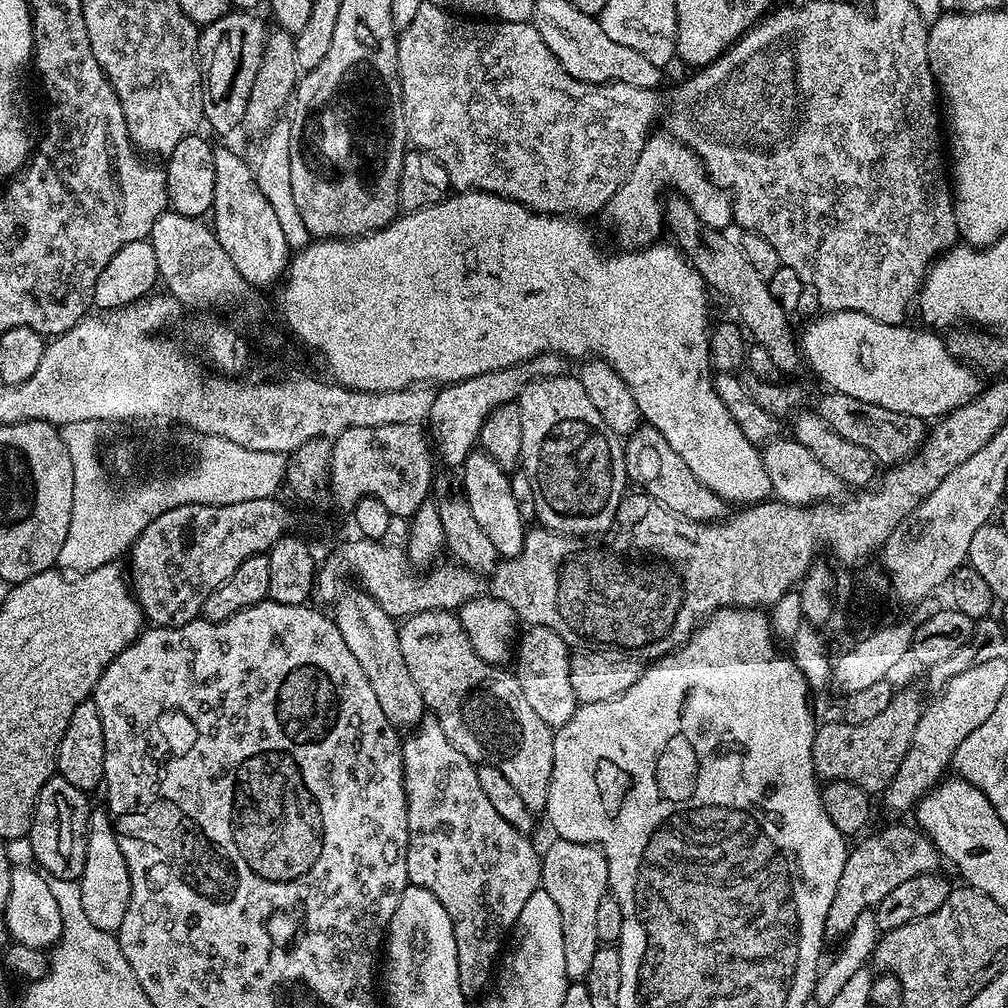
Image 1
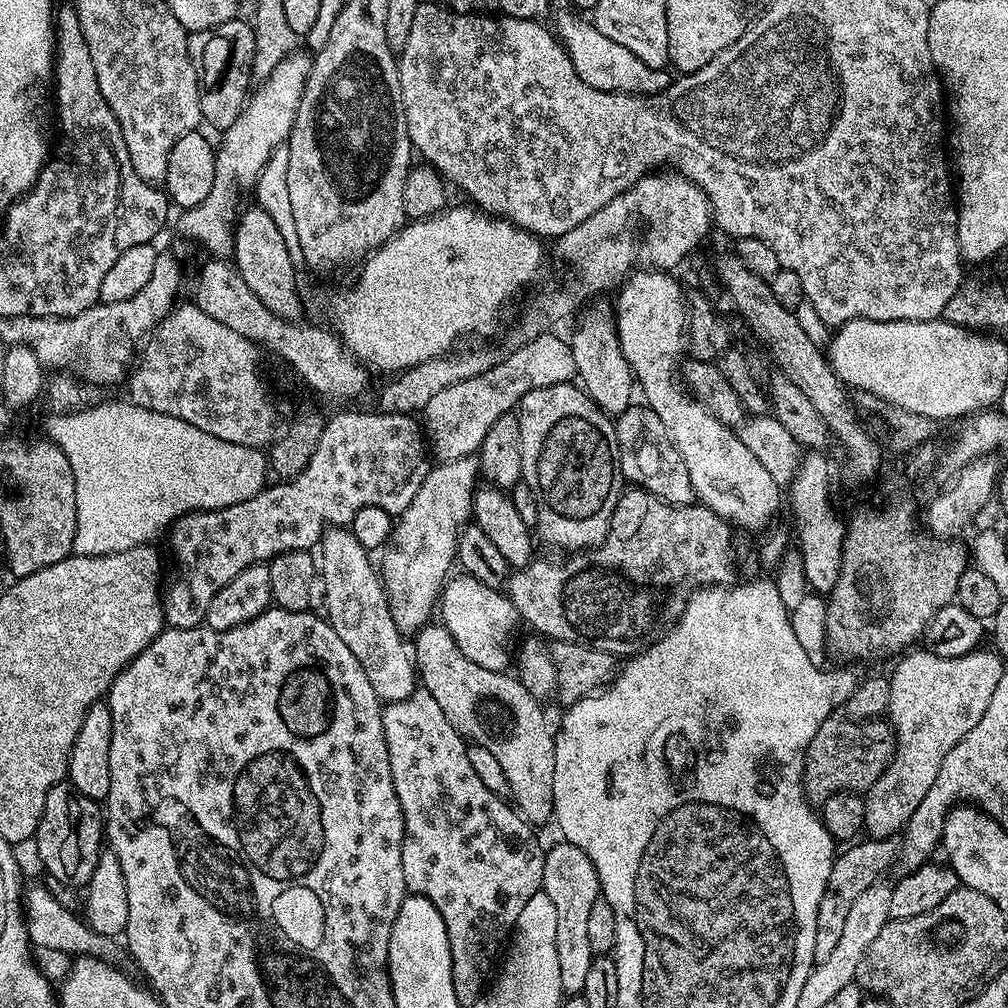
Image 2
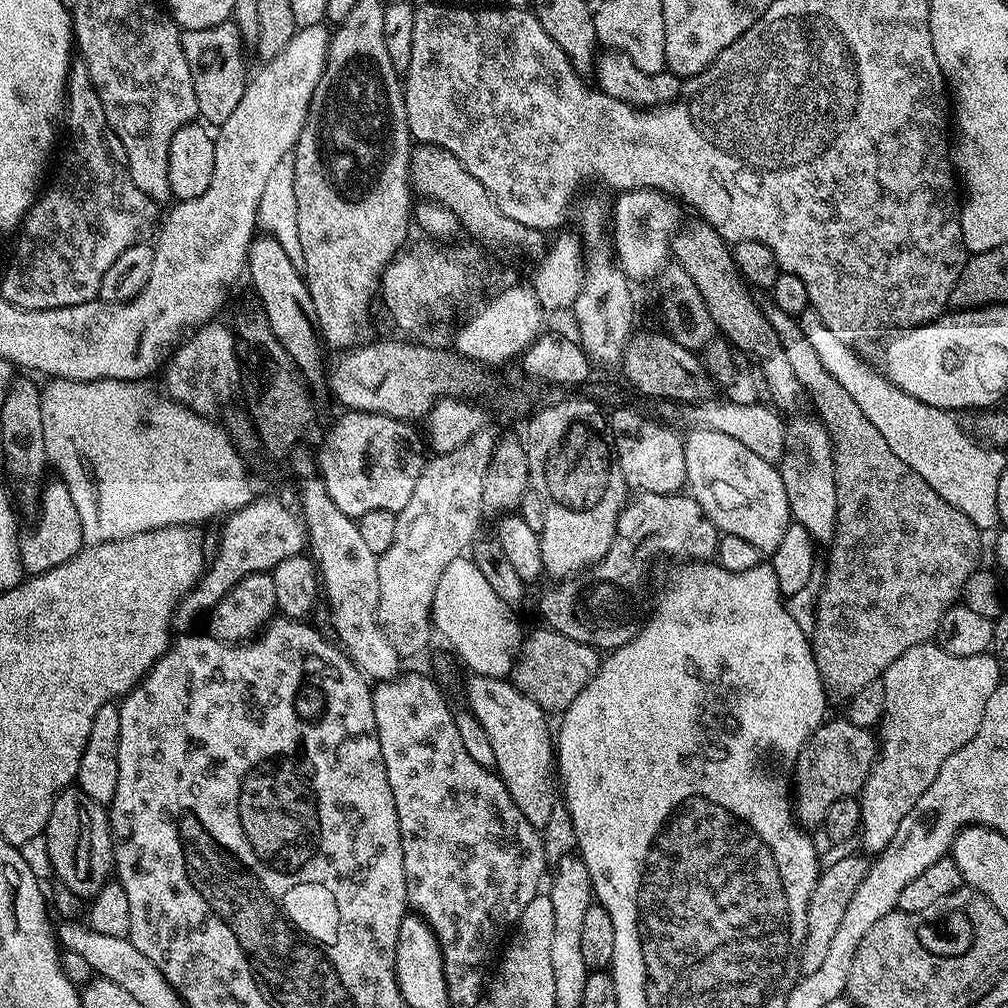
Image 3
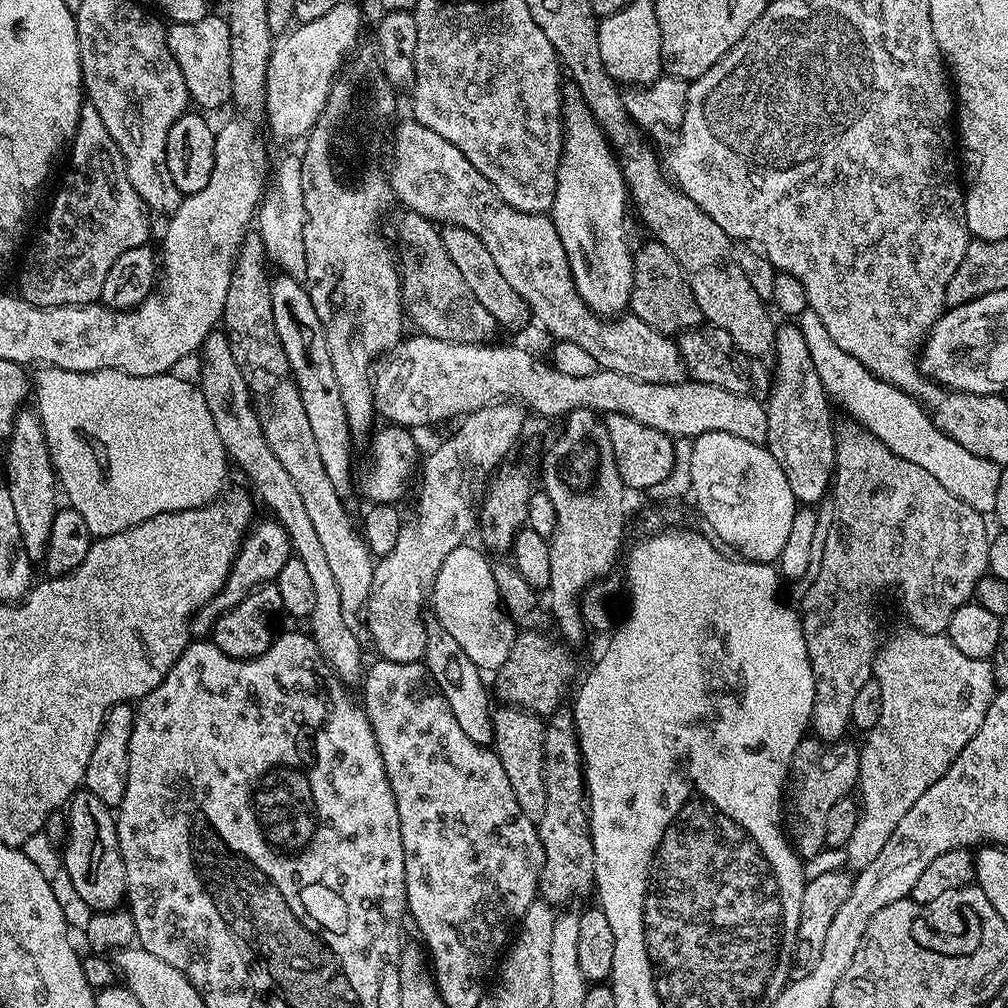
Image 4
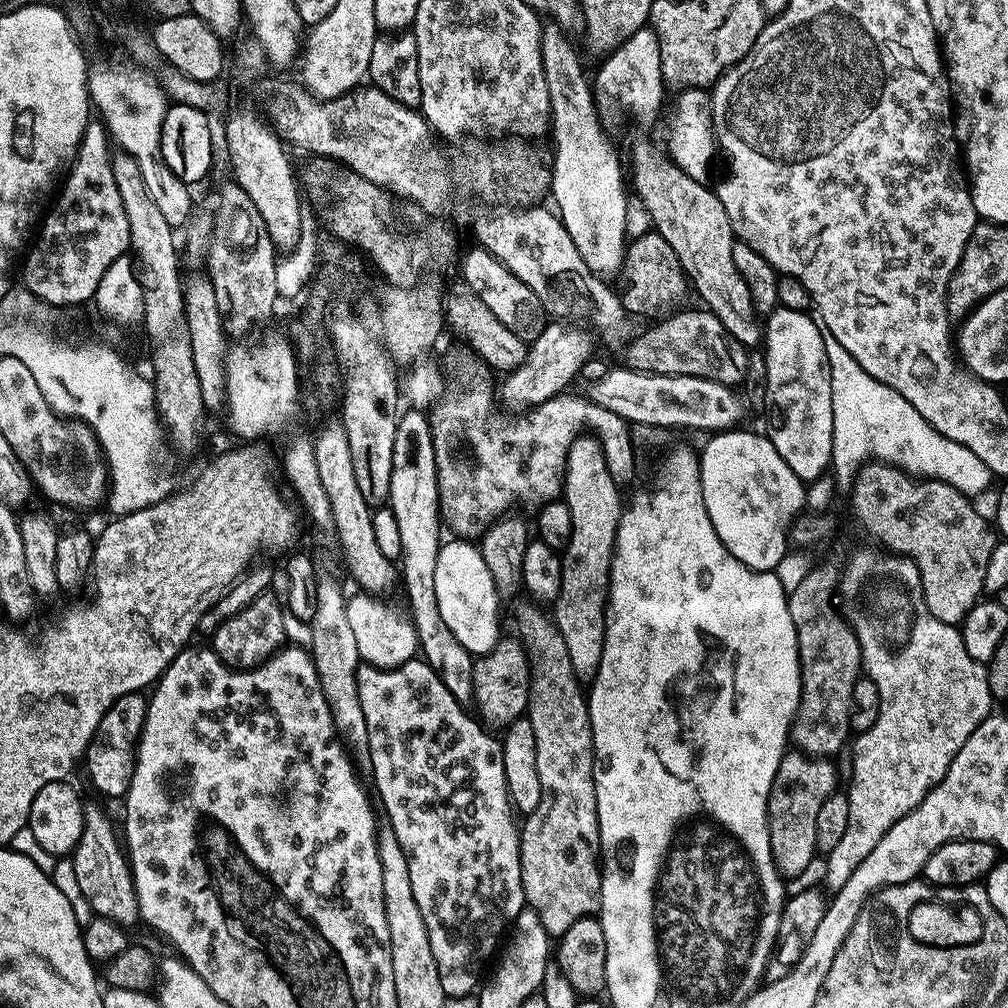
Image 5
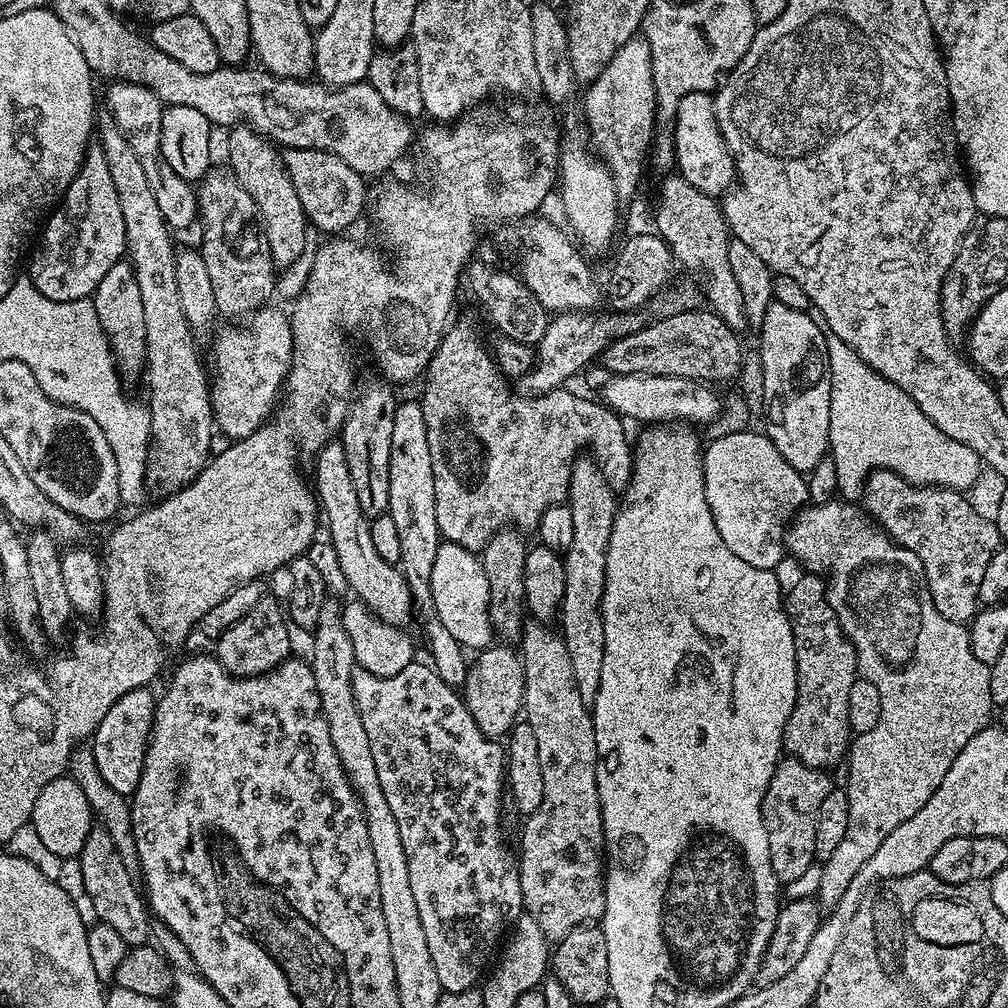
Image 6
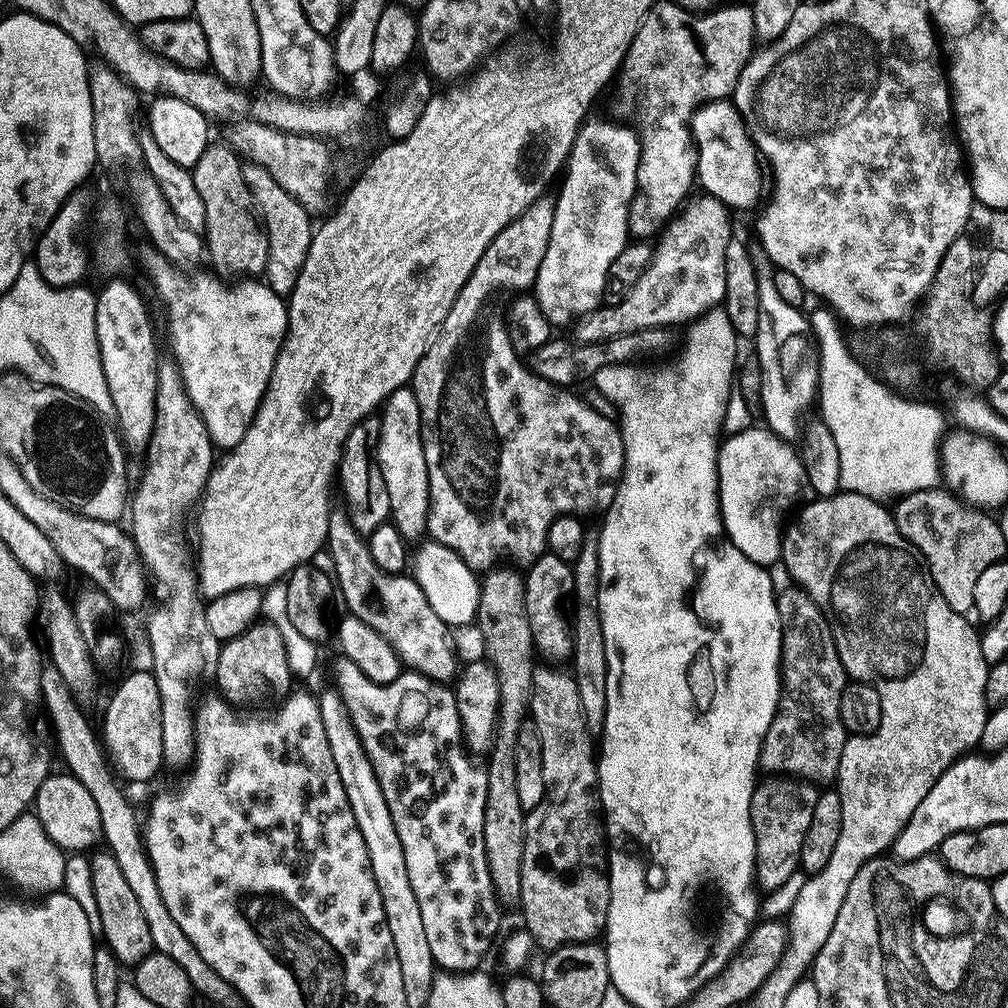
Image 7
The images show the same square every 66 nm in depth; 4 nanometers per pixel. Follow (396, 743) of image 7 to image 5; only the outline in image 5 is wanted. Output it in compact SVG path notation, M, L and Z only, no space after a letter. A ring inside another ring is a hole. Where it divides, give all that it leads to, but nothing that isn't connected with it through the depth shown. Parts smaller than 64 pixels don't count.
M413 658L397 668L375 668L372 664L361 663L356 677L358 678L358 702L362 702L362 714L366 714L366 730L368 731L366 755L368 755L369 762L372 763L376 792L380 795L381 802L384 803L384 812L388 815L389 822L392 823L391 835L398 838L404 851L406 866L410 870L410 890L414 890L414 902L418 902L418 910L422 910L422 922L426 924L430 950L434 952L434 962L438 966L438 978L442 980L442 990L445 997L448 998L472 996L485 975L484 963L492 955L493 959L501 947L500 935L507 928L509 931L516 916L526 908L524 887L522 886L522 866L520 865L520 828L518 820L516 824L515 818L517 819L517 817L514 815L512 802L508 798L506 774L502 762L504 745L497 737L495 740L490 733L483 732L483 730L488 730L481 727L475 719L472 721L464 714L465 709L450 694L450 690L446 690L442 678L438 678L438 674L423 658Z

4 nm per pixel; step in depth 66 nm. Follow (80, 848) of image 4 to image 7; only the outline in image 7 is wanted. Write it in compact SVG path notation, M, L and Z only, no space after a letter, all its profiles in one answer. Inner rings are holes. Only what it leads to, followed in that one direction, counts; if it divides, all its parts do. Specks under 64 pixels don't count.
M107 850L95 852L91 853L92 861L88 864L88 880L92 883L92 900L96 903L94 916L98 921L99 935L100 932L104 935L103 943L113 952L121 965L135 966L154 951L150 926L146 926L146 918L138 907L138 898L134 898L134 893L130 891L130 886L122 875L122 869L118 867L118 862L111 852Z

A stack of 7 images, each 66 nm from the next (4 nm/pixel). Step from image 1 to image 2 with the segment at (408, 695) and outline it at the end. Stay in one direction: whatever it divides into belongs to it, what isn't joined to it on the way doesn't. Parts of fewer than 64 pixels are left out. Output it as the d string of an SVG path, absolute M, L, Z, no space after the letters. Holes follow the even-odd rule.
M328 526L324 529L324 535L320 537L318 545L318 576L322 581L322 592L324 588L324 608L328 625L334 630L334 634L338 634L338 638L342 638L342 642L346 642L346 647L349 648L350 654L354 654L354 658L358 658L358 666L362 666L362 670L366 670L366 678L370 678L370 686L374 686L377 696L381 701L391 702L393 700L401 700L406 698L410 693L415 692L418 687L418 673L414 663L413 655L410 653L410 648L404 645L405 637L400 633L398 628L394 626L394 618L390 614L390 606L388 605L388 593L384 591L384 581L381 573L372 569L372 560L369 549L363 548L358 542L358 538L354 538L354 534L344 526Z

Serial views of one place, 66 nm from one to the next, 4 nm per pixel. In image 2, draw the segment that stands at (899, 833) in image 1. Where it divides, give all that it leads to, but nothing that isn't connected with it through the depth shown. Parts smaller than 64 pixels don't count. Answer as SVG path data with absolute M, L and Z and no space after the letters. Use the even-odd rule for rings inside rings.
M871 838L861 839L859 842L852 842L847 845L848 848L839 853L836 859L832 861L832 869L830 870L830 878L826 882L826 890L822 894L822 902L818 902L818 922L816 923L816 941L814 942L814 954L816 955L816 964L826 962L826 958L830 958L838 938L842 938L842 926L846 926L846 914L850 914L850 906L854 906L854 902L858 898L862 898L862 894L870 886L874 886L883 876L883 872L888 872L898 860L898 844L895 839L874 840Z

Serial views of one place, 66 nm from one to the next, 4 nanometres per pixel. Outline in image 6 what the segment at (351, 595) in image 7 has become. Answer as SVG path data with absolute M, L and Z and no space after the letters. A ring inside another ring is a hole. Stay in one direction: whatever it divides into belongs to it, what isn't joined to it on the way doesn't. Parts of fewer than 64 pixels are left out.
M333 438L320 447L315 453L316 484L315 493L322 505L322 516L328 519L328 536L332 539L332 552L336 555L336 564L344 575L346 583L352 587L357 601L375 614L379 620L393 624L395 628L404 628L407 620L414 616L412 592L404 573L399 567L386 558L378 555L374 547L374 538L370 538L372 525L370 518L362 514L362 506L358 502L358 493L354 491L354 481L350 478L350 466L346 466L346 450L339 439Z

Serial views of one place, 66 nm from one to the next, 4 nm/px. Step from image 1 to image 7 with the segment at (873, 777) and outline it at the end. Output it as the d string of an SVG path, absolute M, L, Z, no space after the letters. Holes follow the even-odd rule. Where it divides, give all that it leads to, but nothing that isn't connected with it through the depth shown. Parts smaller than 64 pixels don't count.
M772 774L764 779L757 783L750 806L756 839L756 880L763 891L765 888L768 892L776 892L800 868L802 842L806 839L806 830L810 830L810 818L814 818L814 806L818 806L821 789L813 781L789 774Z

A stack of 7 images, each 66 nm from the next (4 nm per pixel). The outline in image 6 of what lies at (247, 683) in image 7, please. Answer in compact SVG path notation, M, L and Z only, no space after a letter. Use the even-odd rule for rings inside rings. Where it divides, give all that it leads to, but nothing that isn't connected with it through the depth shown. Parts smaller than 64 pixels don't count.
M266 594L258 598L258 603L254 605L254 610L250 610L250 614L238 618L234 626L230 626L222 635L215 637L214 656L230 676L237 678L265 676L267 672L273 672L279 664L293 655L293 635L293 629L286 619L286 612L281 601L279 604L272 594Z

